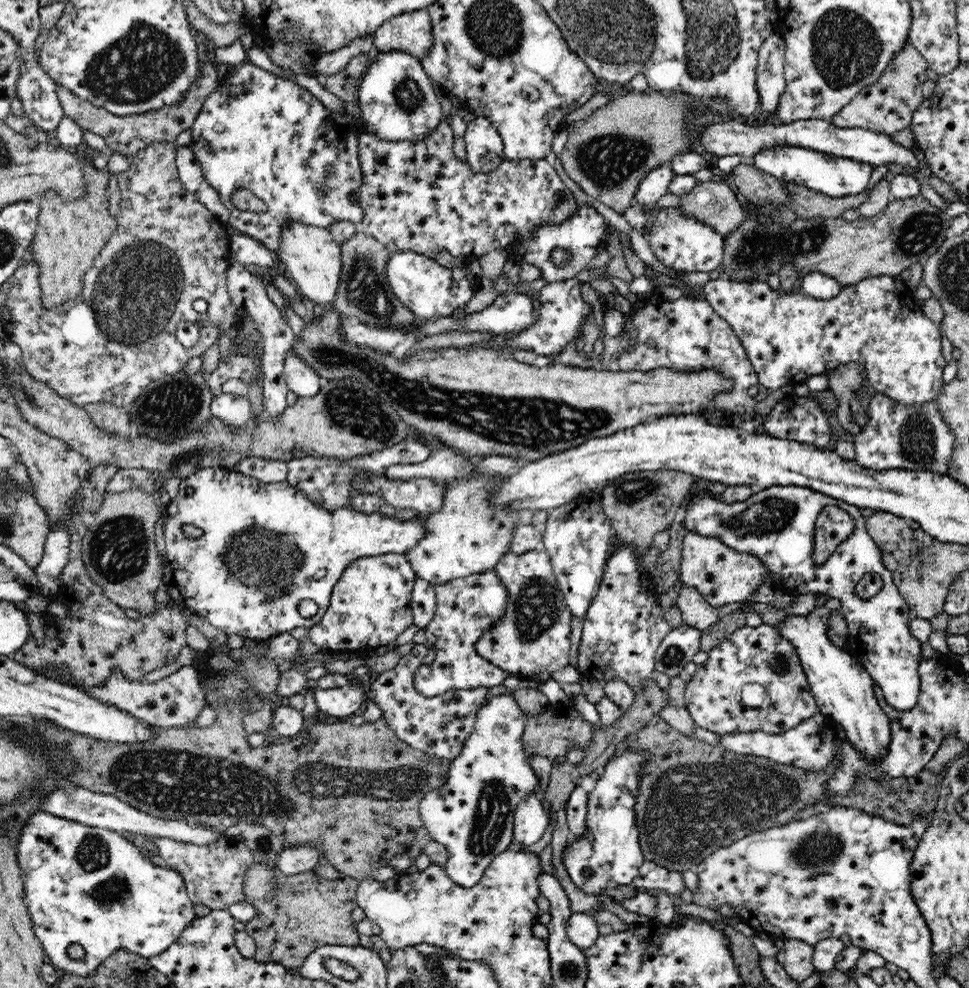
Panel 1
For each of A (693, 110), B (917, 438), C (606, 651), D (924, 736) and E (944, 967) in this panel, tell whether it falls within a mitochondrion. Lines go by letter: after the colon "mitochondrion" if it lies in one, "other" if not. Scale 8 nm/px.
A: other
B: mitochondrion
C: other
D: other
E: other

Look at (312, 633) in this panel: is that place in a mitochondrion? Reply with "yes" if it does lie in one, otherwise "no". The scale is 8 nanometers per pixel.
no

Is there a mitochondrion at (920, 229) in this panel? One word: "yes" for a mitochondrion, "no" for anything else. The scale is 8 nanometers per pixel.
yes

